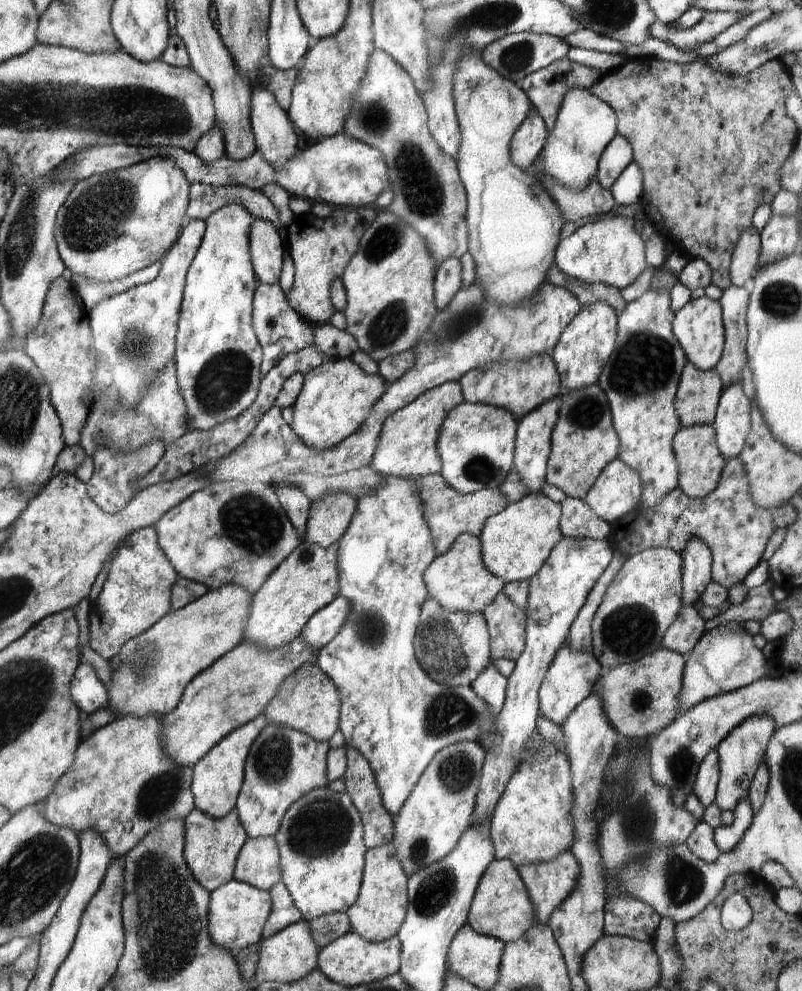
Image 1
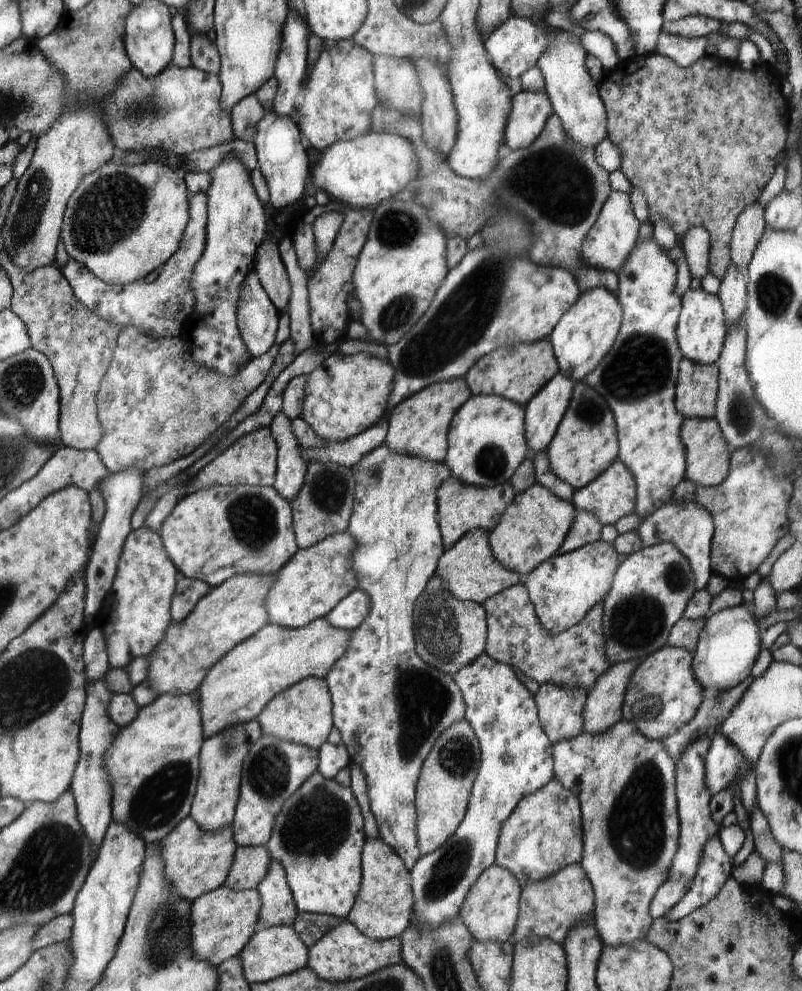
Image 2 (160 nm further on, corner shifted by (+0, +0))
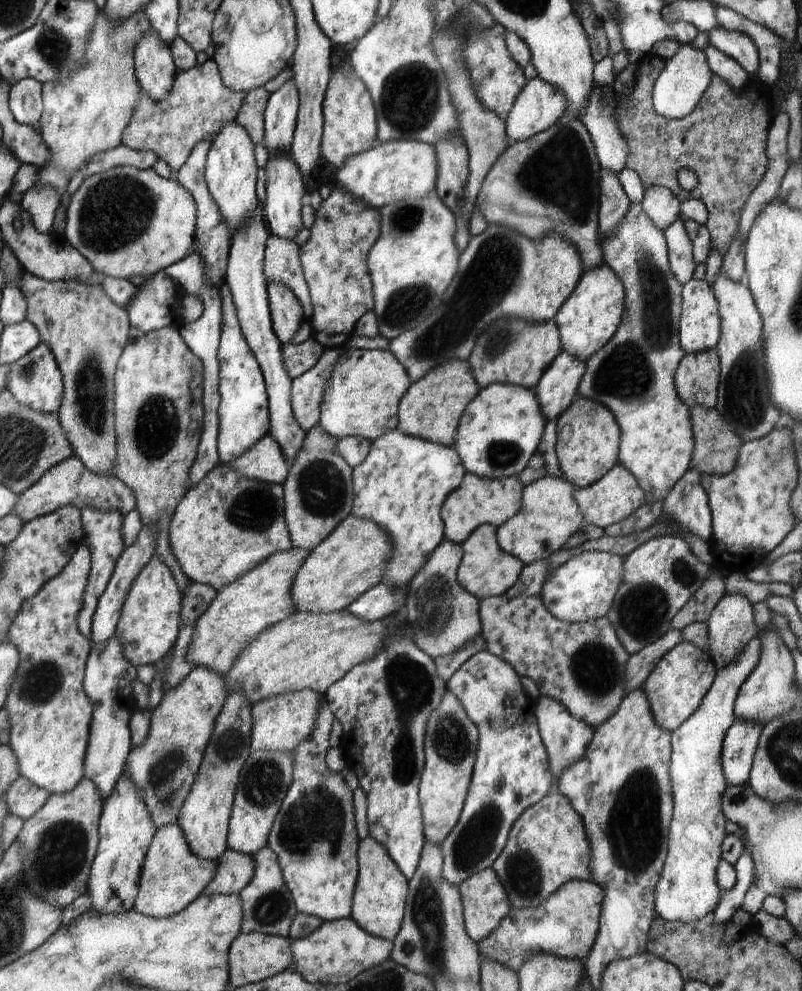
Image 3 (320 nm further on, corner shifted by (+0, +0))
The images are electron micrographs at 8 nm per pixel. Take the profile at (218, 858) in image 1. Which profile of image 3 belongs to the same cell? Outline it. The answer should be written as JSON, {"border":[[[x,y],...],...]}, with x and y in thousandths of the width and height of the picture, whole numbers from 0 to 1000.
{"border":[[[222,830],[193,838],[192,848],[183,858],[176,880],[175,897],[167,917],[177,922],[203,927],[227,921],[262,892],[268,883],[271,868],[244,864],[232,848],[232,842]]]}

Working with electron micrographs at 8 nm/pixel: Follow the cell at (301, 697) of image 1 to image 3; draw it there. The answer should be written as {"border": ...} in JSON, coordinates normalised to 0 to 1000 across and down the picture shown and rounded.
{"border":[[[377,695],[329,703],[314,710],[313,757],[363,759],[374,749],[382,748],[389,741],[388,737],[393,736],[393,723],[398,719],[400,704],[401,702],[389,695]]]}

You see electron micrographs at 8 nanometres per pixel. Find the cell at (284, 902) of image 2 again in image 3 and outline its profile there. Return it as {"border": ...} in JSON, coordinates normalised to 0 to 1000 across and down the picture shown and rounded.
{"border":[[[334,854],[313,862],[317,873],[317,882],[313,889],[298,900],[302,915],[300,940],[302,941],[332,941],[333,943],[348,943],[357,946],[363,937],[365,926],[370,916],[359,898],[344,861]]]}

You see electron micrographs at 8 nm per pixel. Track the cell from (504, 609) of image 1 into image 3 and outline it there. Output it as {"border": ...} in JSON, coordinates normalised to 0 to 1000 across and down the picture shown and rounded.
{"border":[[[628,600],[608,602],[597,606],[597,621],[600,626],[600,640],[605,644],[606,656],[611,658],[611,660],[618,661],[626,666],[630,666],[648,683],[658,682],[658,684],[661,684],[661,686],[663,686],[663,688],[666,688],[672,694],[673,702],[686,703],[695,706],[698,710],[702,710],[706,713],[706,716],[709,716],[709,719],[716,725],[723,726],[741,736],[746,735],[771,716],[776,705],[782,700],[782,684],[779,683],[779,676],[783,665],[787,661],[784,661],[783,657],[774,651],[773,645],[769,643],[768,637],[764,635],[763,629],[759,628],[757,622],[752,622],[751,624],[739,627],[704,629],[683,618],[683,615],[678,612],[673,601],[643,601],[643,603],[631,605]]]}

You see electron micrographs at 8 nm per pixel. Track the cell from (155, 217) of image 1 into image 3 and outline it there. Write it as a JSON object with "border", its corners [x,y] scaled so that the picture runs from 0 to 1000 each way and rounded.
{"border":[[[150,166],[107,179],[89,198],[81,218],[79,236],[105,260],[132,280],[177,283],[204,274],[212,267],[224,264],[242,254],[247,235],[247,209],[242,198],[219,180],[204,180],[191,170],[175,172]]]}

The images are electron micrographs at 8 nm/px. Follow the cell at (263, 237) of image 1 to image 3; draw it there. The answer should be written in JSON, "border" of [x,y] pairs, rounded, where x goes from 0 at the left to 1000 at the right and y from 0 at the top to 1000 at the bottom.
{"border":[[[334,286],[333,298],[344,341],[352,348],[364,346],[364,340],[382,323],[378,309],[354,286]]]}

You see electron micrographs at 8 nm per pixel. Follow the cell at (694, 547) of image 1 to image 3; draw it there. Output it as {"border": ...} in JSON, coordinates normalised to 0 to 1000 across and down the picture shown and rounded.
{"border":[[[862,470],[827,506],[827,519],[833,518],[839,523],[839,526],[843,526],[849,531],[849,536],[860,536],[883,546],[889,538],[888,522],[882,496],[874,489],[875,479],[870,473]]]}

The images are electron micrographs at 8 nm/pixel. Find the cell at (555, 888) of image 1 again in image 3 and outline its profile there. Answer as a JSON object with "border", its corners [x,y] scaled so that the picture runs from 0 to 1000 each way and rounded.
{"border":[[[716,887],[703,891],[668,917],[636,917],[622,935],[610,946],[595,951],[600,969],[607,965],[611,970],[643,981],[668,962],[728,970],[746,942],[752,908],[753,899],[741,889]]]}

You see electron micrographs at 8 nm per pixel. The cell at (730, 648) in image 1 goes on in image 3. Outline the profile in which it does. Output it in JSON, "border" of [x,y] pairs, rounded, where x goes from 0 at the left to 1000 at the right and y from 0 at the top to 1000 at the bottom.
{"border":[[[908,599],[895,606],[895,609],[888,615],[888,620],[880,629],[884,634],[884,660],[892,666],[894,675],[904,672],[909,668],[916,667],[918,663],[926,657],[933,647],[945,640],[941,629],[939,609],[928,601],[928,599]]]}

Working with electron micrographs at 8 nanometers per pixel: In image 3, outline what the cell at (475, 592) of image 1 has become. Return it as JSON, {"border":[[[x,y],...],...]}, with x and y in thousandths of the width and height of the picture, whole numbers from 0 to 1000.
{"border":[[[599,530],[575,549],[577,560],[570,573],[572,590],[590,599],[596,605],[628,600],[638,591],[651,573],[652,567],[637,559],[631,559],[620,548],[620,533],[613,530]]]}

